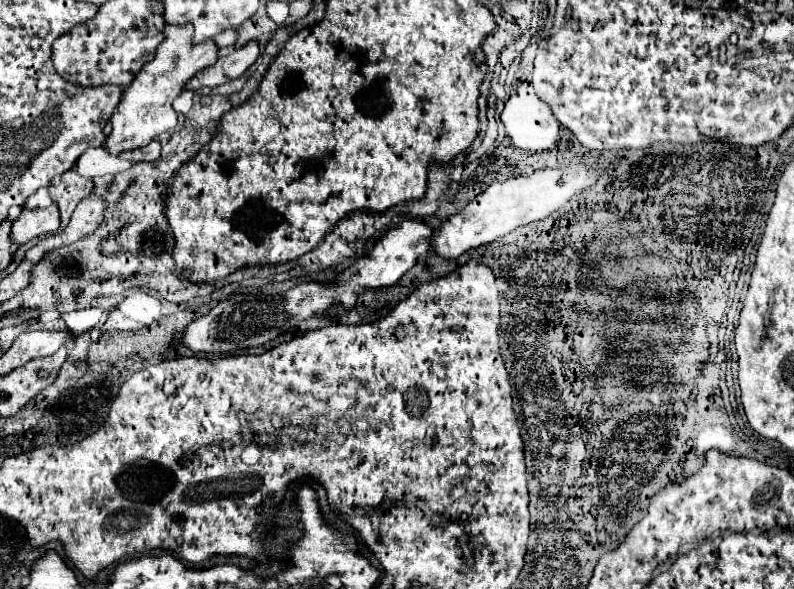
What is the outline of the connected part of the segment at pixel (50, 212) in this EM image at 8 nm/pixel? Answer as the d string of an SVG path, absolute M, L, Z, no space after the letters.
M51 203L43 209L29 209L23 207L21 217L13 221L11 239L13 245L23 245L43 233L55 233L59 229L59 207Z

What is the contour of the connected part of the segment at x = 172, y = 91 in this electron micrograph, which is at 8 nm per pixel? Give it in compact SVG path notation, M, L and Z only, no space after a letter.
M167 25L165 41L159 47L155 59L139 71L139 75L133 79L129 87L123 89L121 101L117 109L111 115L113 131L105 141L105 147L111 153L121 153L129 149L139 149L143 145L149 145L153 139L157 139L161 133L173 129L177 125L177 113L173 111L171 103L173 99L183 91L183 83L191 79L195 73L203 71L205 67L211 67L217 57L217 45L213 39L205 39L201 43L193 43L193 25Z

